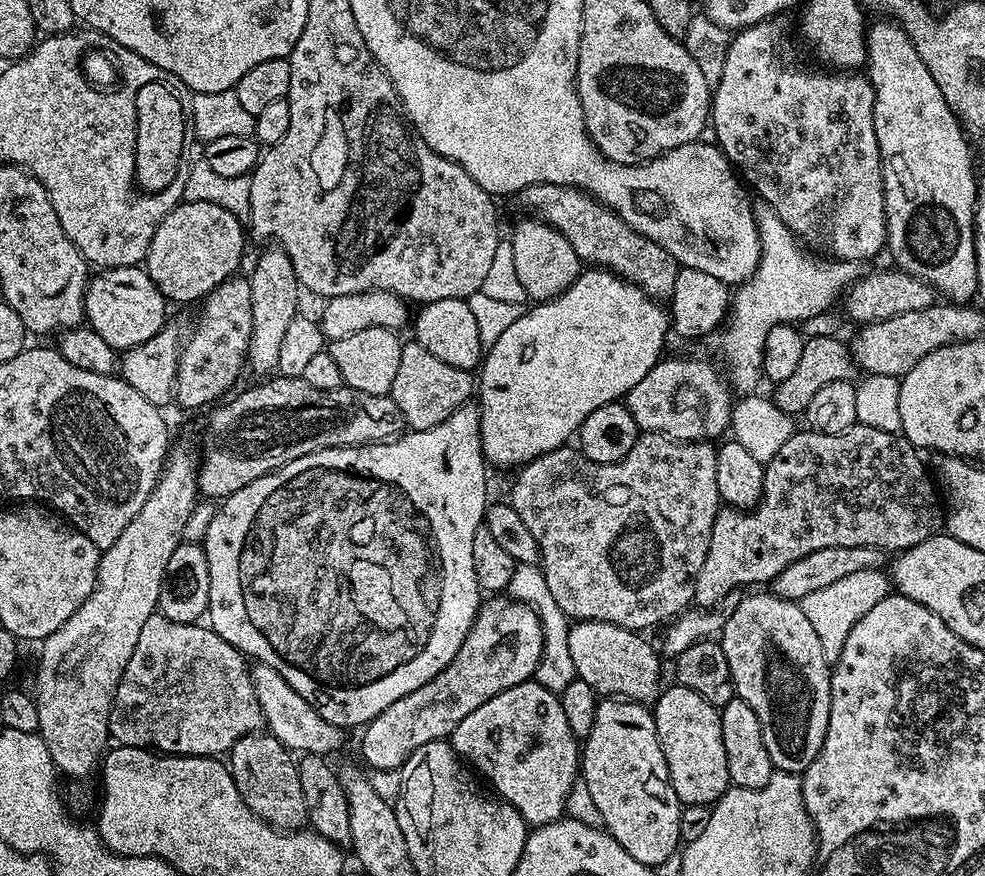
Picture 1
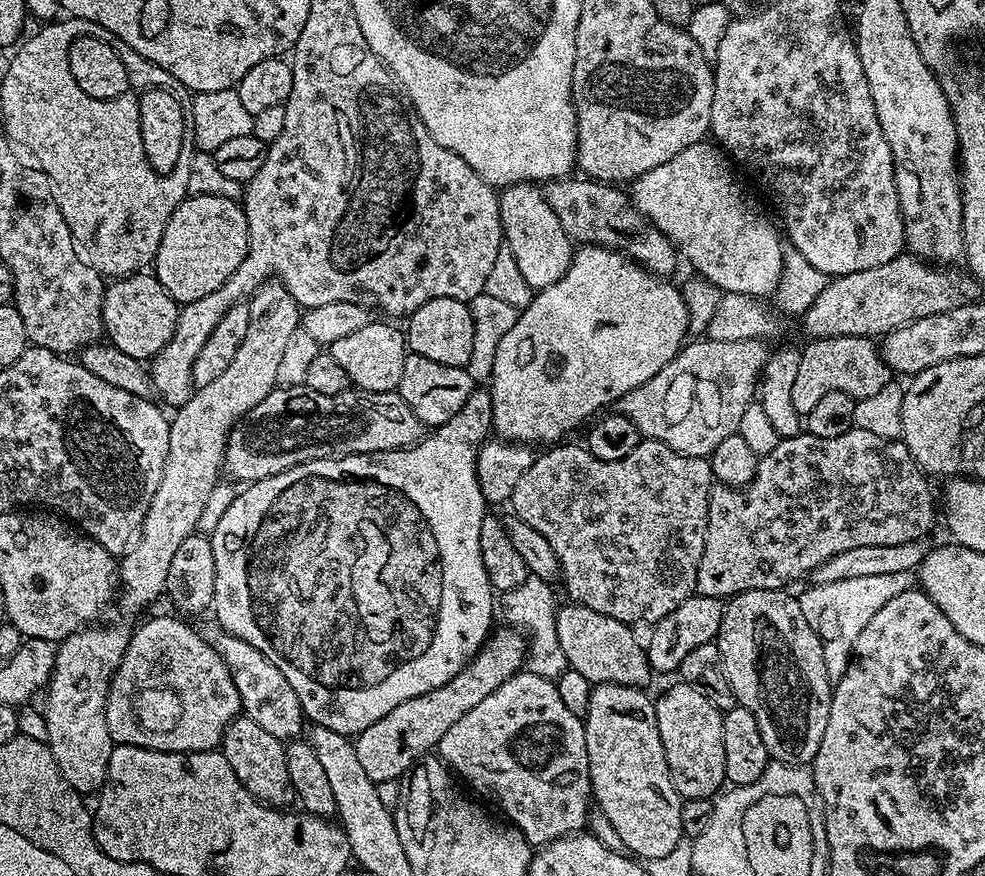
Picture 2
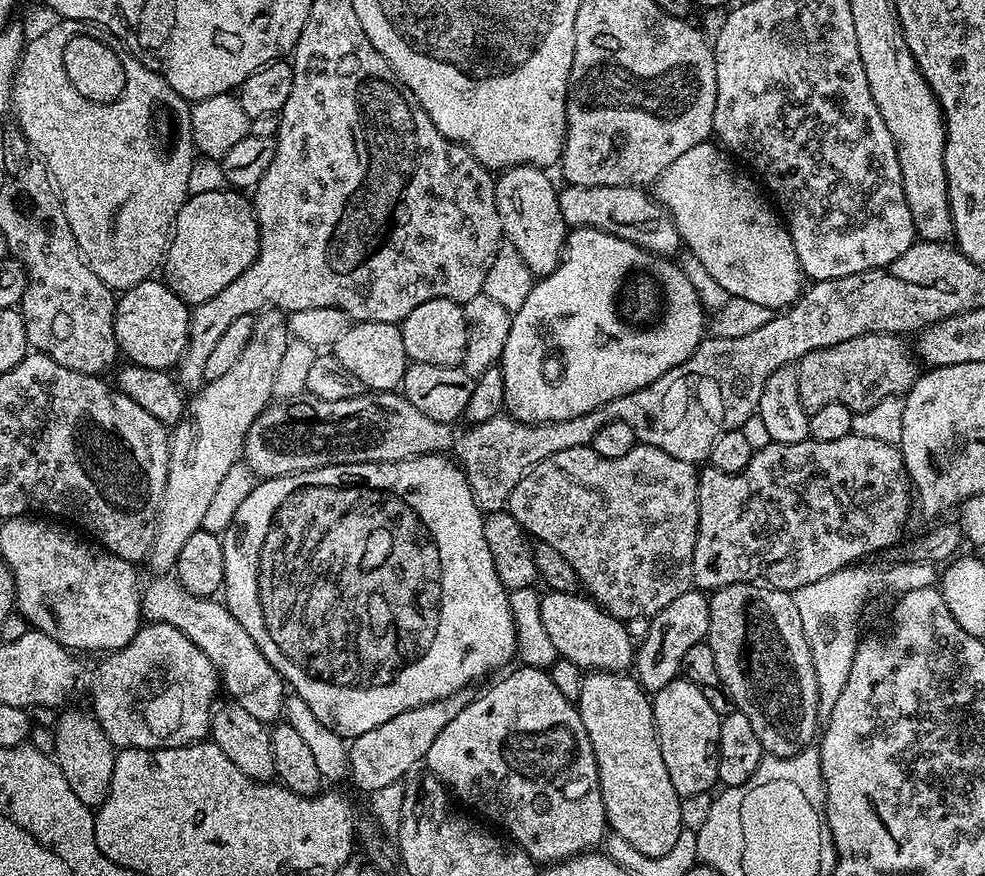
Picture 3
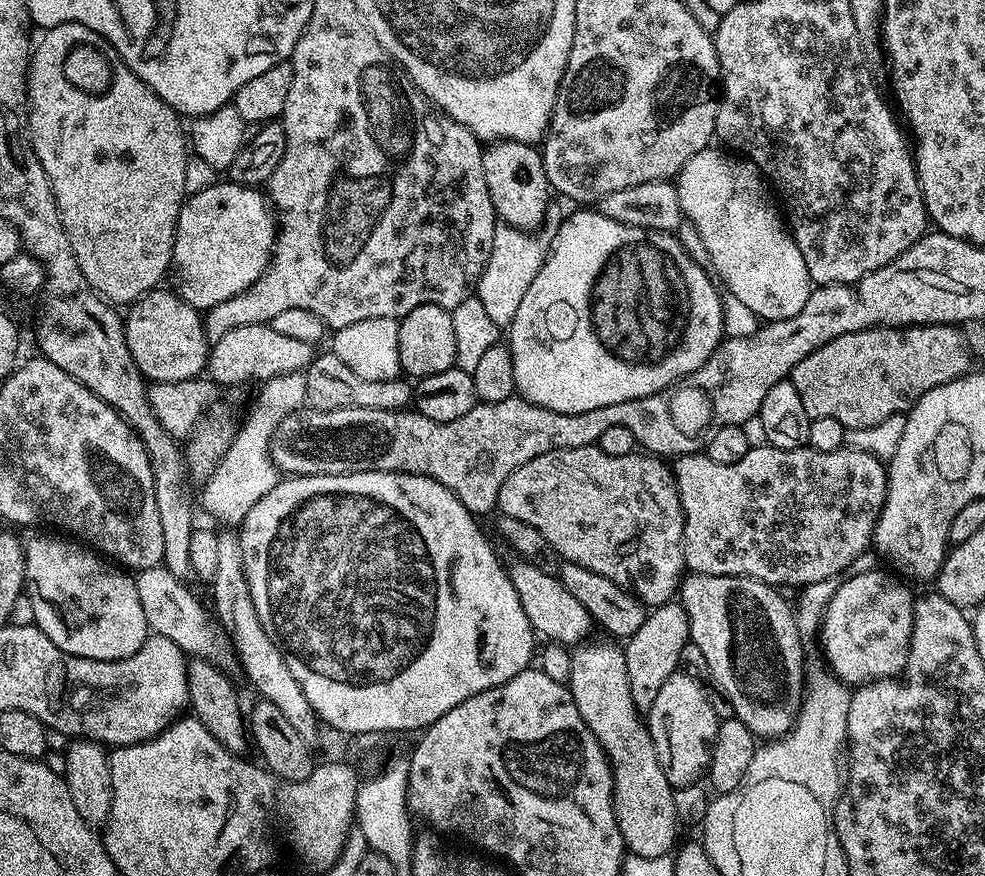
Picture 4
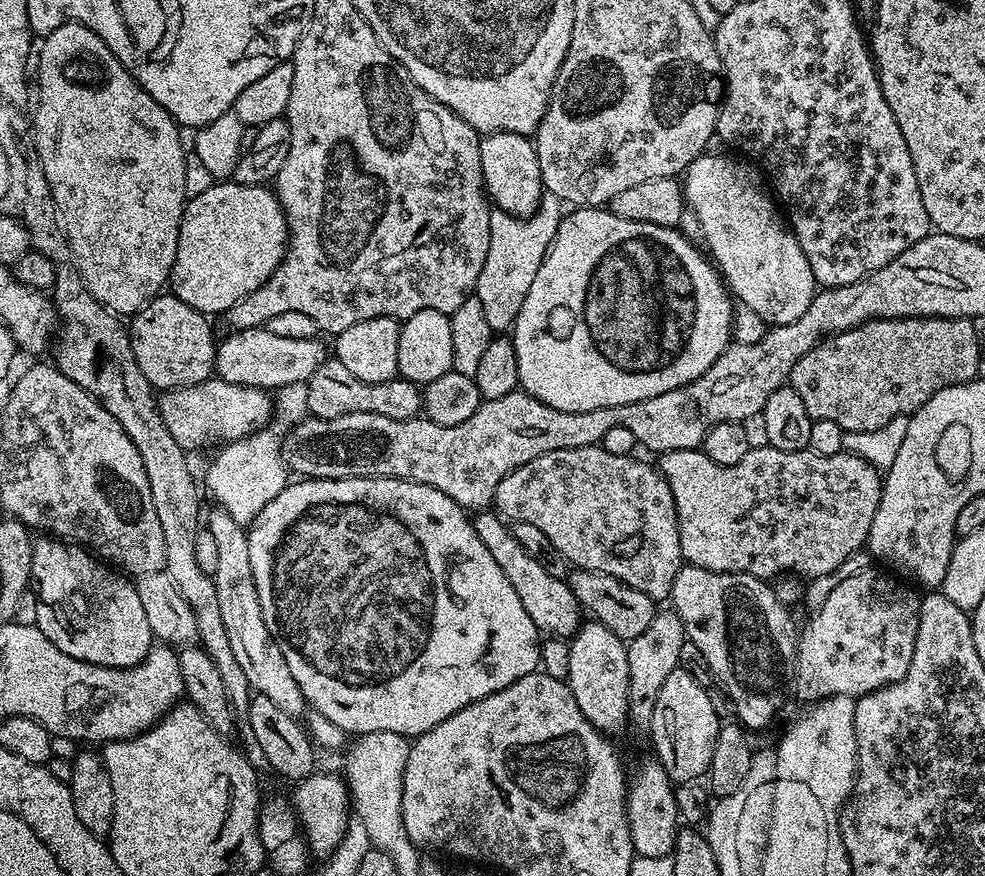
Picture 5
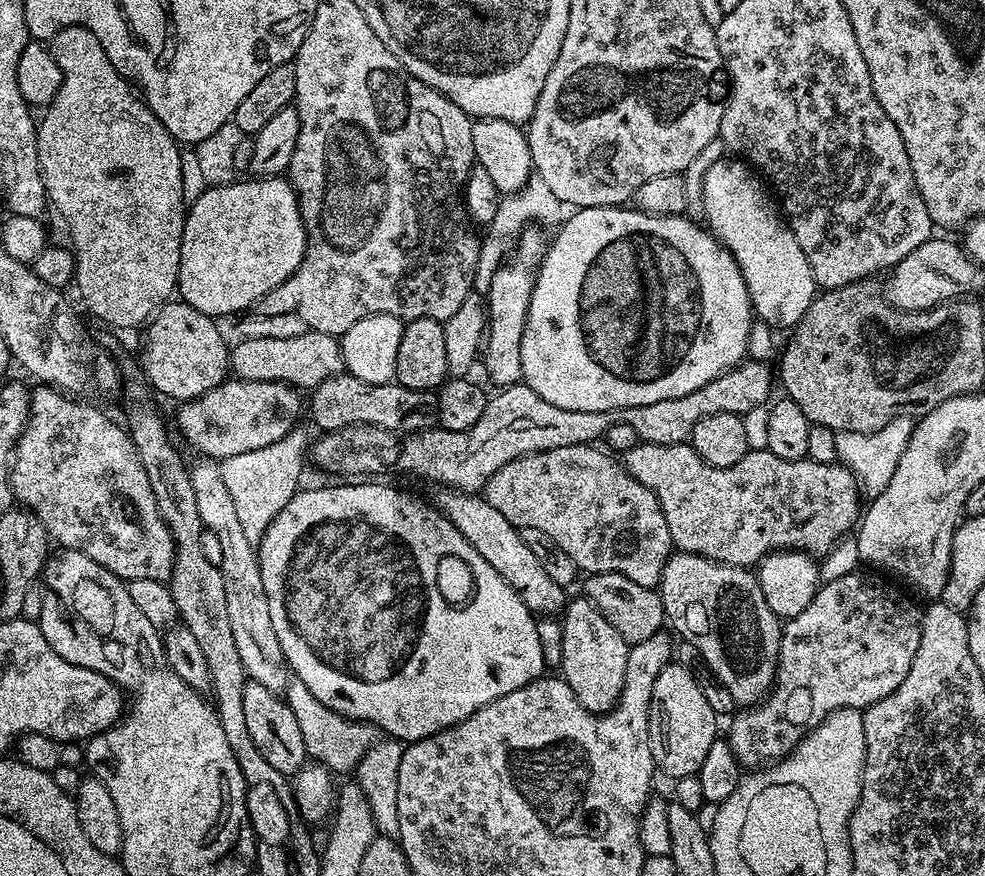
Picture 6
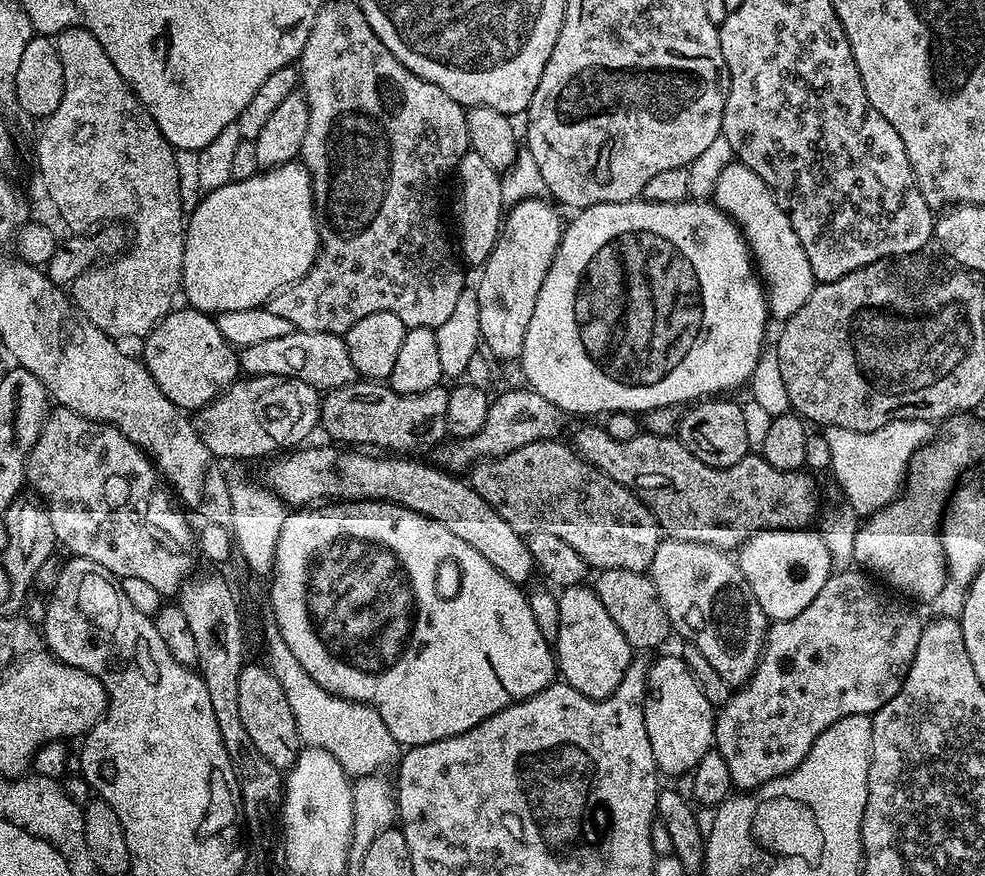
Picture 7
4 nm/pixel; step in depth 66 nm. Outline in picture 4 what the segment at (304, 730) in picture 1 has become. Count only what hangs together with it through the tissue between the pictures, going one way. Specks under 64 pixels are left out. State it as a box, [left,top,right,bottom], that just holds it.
[135,566,230,662]

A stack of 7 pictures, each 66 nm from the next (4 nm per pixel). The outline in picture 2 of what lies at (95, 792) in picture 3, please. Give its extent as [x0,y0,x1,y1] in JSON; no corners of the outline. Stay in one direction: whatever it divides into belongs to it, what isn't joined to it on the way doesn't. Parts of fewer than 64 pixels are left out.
[43,626,132,794]

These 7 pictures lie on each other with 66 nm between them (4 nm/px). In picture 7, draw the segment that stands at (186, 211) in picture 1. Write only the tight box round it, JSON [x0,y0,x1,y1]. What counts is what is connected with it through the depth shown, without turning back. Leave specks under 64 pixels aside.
[182,162,320,314]

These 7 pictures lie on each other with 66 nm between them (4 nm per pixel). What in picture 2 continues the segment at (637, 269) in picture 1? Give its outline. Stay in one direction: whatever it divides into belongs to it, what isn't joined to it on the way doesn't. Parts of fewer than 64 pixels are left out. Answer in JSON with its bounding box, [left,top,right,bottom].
[542,178,678,277]

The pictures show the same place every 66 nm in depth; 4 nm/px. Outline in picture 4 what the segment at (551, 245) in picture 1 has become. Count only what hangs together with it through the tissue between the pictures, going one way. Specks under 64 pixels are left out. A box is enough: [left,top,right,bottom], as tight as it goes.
[484,142,550,234]

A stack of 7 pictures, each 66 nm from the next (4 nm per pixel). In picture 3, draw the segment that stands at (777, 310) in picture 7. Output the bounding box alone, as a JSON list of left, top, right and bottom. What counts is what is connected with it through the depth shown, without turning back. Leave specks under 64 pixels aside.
[654,142,802,310]

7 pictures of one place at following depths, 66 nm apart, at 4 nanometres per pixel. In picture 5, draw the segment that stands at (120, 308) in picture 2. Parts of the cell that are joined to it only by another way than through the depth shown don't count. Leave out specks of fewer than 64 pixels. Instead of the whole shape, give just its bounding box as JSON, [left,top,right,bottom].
[130,294,218,389]

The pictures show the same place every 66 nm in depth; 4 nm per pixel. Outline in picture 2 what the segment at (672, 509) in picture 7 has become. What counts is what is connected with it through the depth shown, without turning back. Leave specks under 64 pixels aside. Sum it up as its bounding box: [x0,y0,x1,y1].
[696,427,938,598]

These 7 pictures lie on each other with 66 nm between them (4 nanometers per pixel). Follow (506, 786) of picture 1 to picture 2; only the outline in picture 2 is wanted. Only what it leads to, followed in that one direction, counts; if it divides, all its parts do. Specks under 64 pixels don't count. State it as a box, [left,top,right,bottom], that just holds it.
[438,670,592,846]

